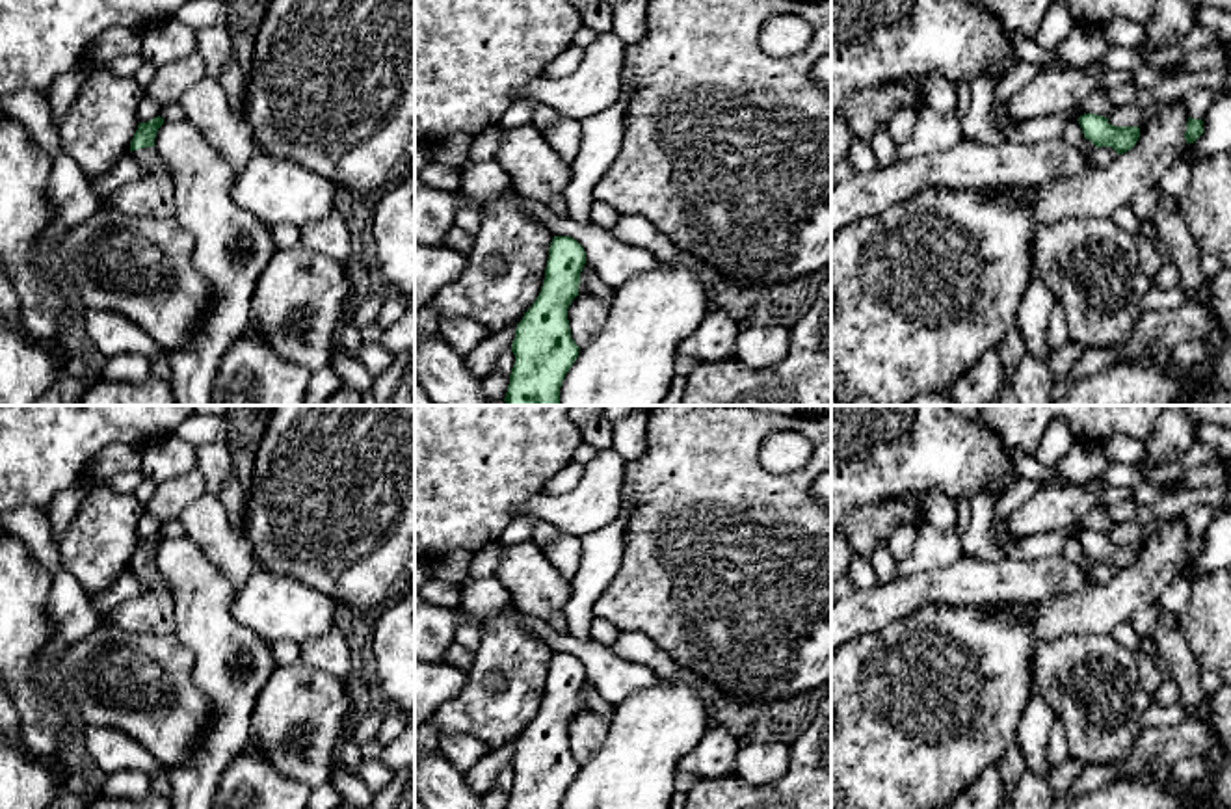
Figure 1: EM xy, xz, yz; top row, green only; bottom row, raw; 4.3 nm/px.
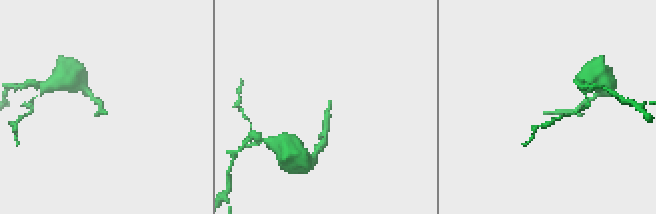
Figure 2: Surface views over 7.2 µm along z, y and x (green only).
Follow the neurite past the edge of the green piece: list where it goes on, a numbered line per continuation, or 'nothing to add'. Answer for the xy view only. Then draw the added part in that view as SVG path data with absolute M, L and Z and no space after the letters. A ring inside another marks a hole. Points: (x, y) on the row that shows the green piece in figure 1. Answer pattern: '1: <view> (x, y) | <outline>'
1: xy (149, 159) | M154 147L132 151L134 158L141 164L145 173L167 173L167 166Z

